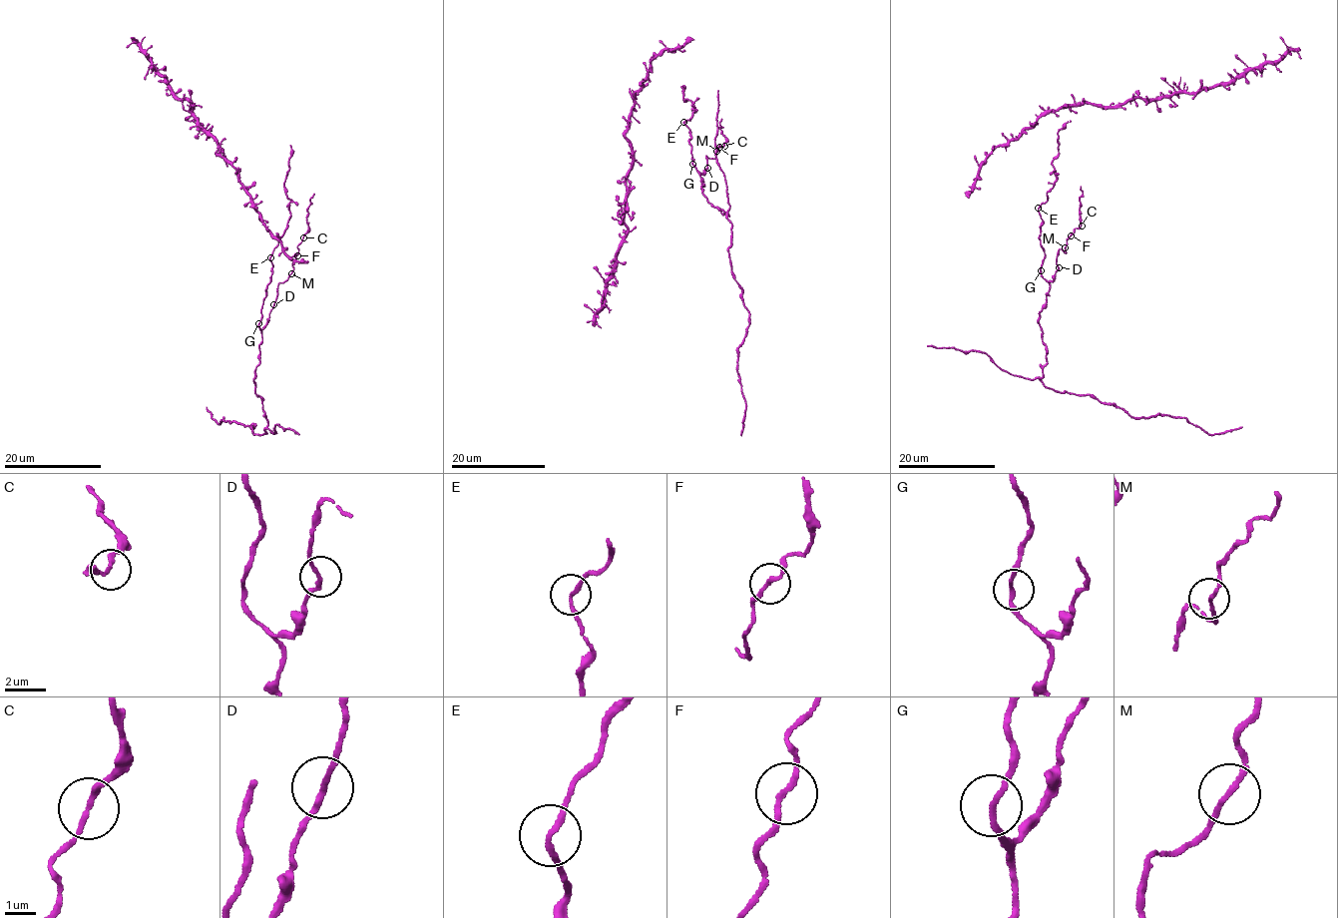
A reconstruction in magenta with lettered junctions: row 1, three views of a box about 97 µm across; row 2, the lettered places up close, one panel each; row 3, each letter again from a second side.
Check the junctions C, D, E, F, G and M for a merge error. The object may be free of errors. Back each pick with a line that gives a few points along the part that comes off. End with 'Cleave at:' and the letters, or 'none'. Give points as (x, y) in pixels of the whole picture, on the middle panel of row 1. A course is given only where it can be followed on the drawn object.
Cleave at: none

